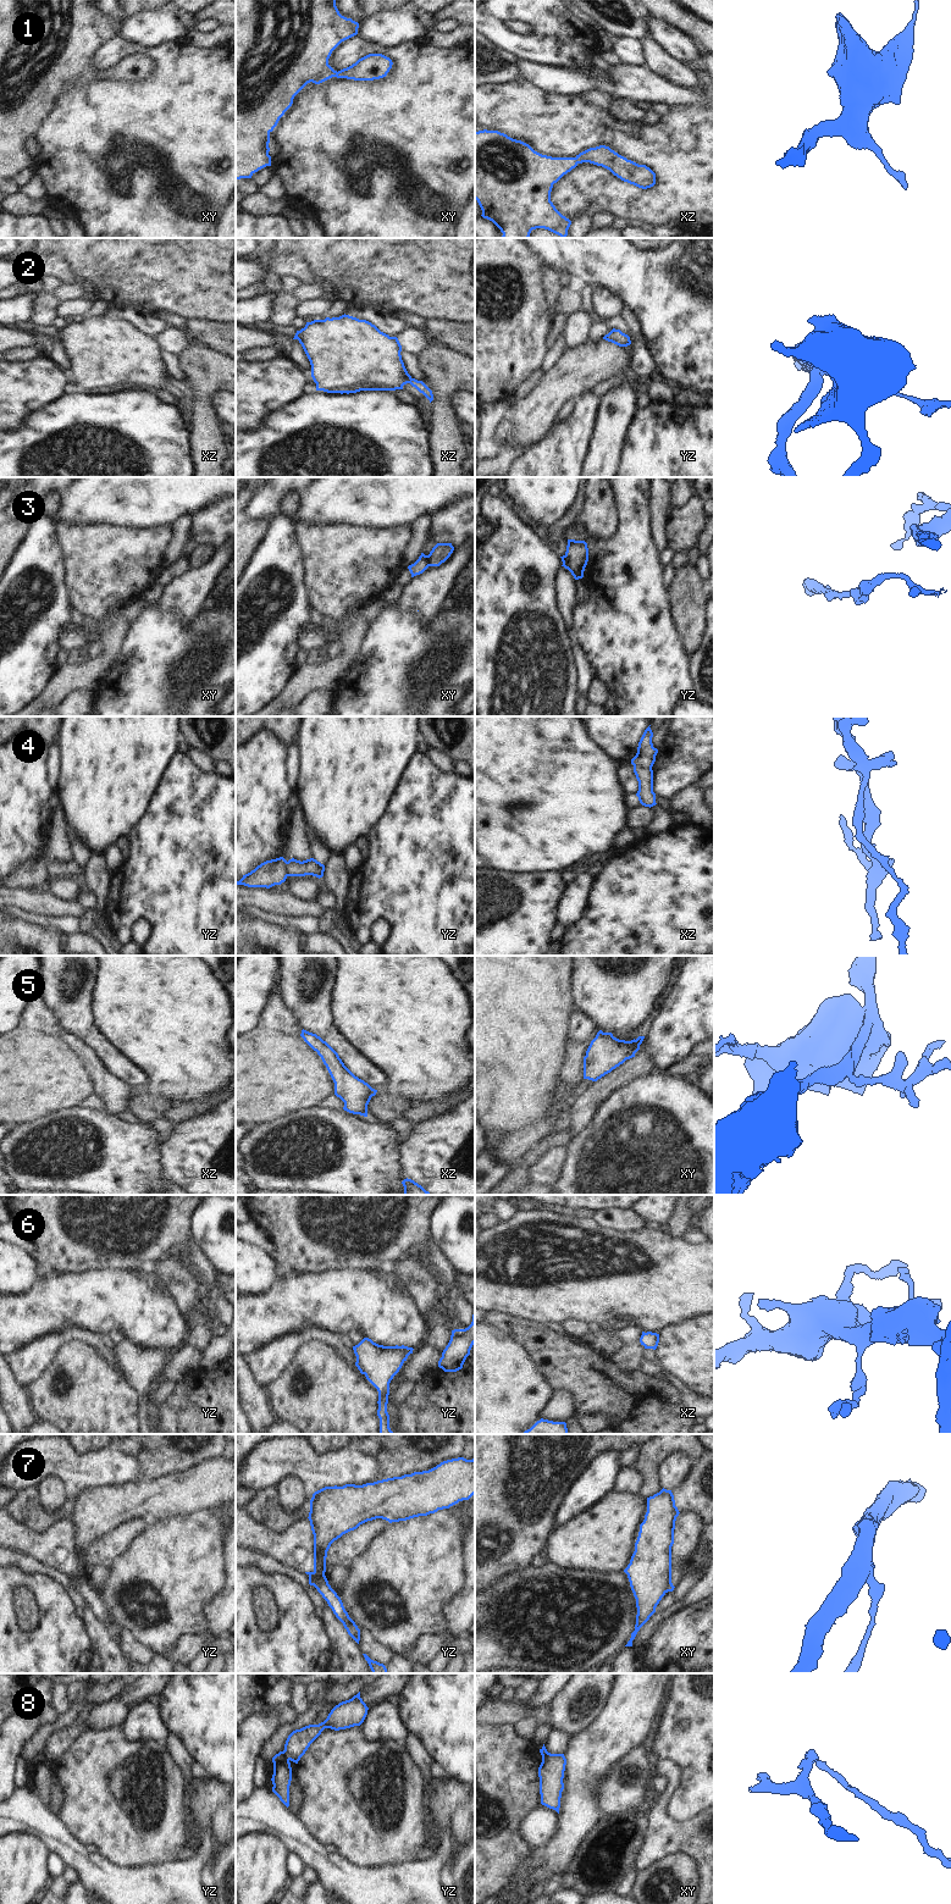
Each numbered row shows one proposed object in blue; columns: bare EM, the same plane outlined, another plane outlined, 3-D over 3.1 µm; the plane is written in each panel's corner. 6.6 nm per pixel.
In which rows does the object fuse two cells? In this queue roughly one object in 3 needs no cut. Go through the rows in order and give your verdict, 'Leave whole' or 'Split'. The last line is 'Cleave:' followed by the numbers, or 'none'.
1: Leave whole
2: Leave whole
3: Split
4: Split
5: Leave whole
6: Leave whole
7: Split
8: Split
Cleave: 3, 4, 7, 8

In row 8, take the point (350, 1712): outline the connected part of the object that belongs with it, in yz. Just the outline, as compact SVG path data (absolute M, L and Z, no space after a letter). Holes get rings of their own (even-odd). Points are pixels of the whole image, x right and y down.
M360 1692L352 1699L339 1703L331 1710L324 1722L295 1729L288 1736L283 1750L286 1758L298 1764L310 1744L325 1728L339 1731L360 1726L367 1715L367 1710L369 1707L360 1698Z

